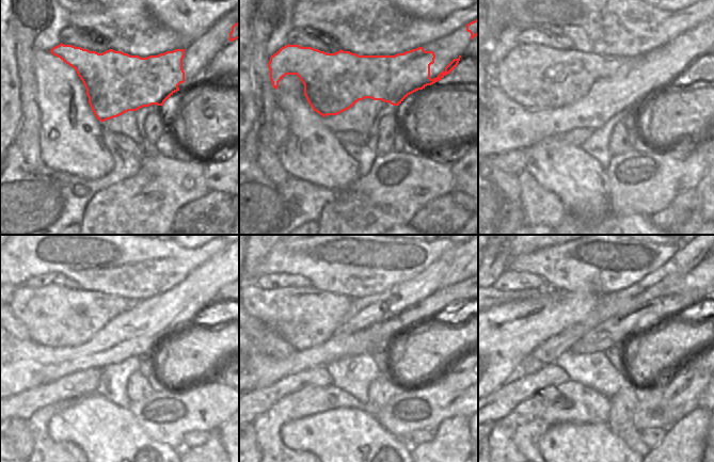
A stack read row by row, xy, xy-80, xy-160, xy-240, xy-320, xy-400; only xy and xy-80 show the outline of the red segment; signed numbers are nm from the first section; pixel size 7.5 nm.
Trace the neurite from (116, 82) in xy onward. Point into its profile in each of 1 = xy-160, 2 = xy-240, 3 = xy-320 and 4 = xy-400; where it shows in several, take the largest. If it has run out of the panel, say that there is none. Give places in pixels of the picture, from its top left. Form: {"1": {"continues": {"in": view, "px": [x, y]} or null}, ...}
{"1": {"continues": {"in": "xy-160", "px": [535, 76]}}, "2": {"continues": {"in": "xy-240", "px": [53, 315]}}, "3": {"continues": {"in": "xy-320", "px": [306, 317]}}, "4": {"continues": {"in": "xy-400", "px": [500, 297]}}}

